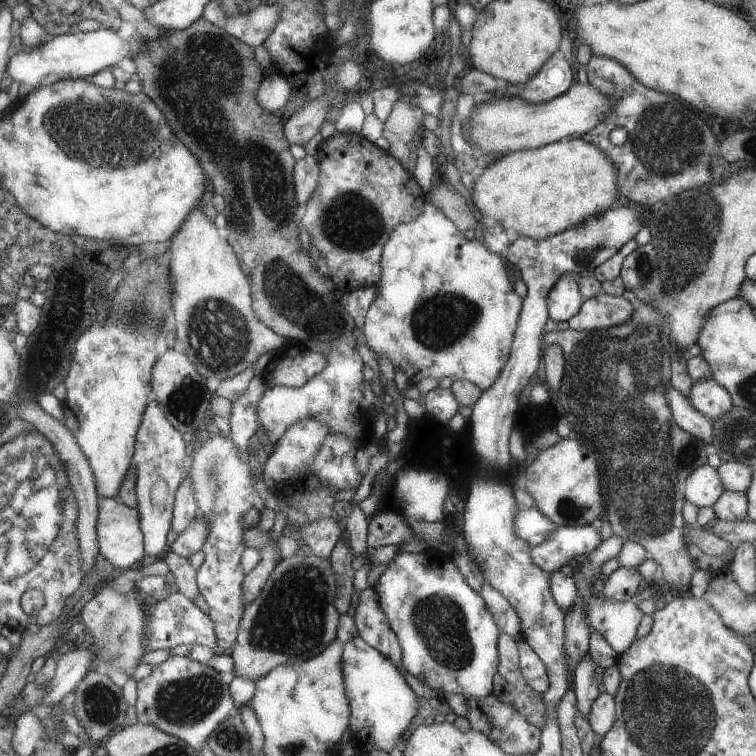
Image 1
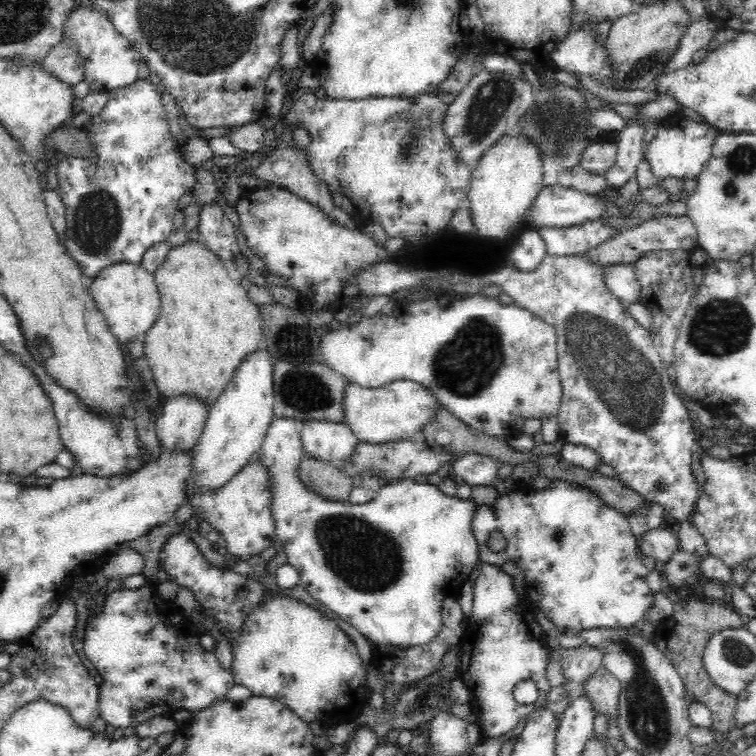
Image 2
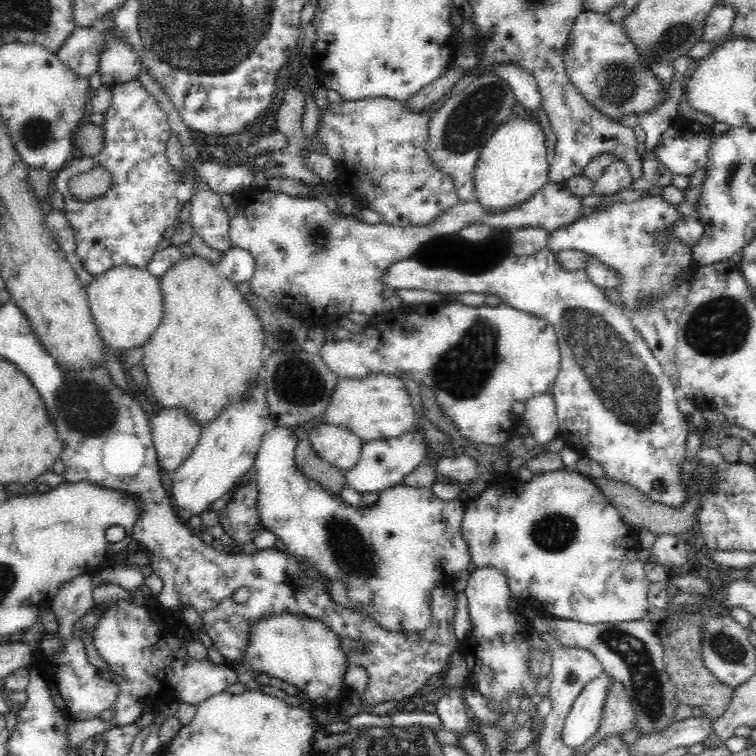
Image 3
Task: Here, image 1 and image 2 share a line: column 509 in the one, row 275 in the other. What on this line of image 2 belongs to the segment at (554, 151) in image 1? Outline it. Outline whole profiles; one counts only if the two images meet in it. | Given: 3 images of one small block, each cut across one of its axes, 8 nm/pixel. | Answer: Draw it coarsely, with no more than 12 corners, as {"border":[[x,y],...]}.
{"border":[[202,241],[153,279],[143,354],[168,399],[210,408],[264,341],[259,307]]}

